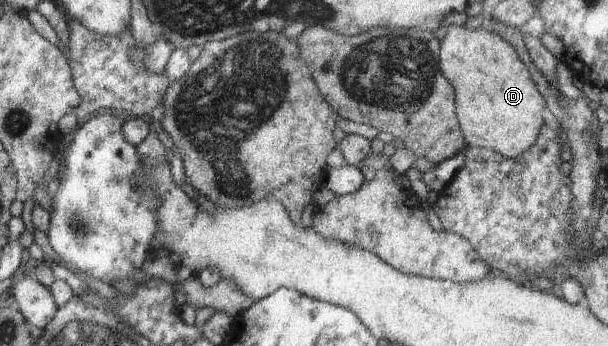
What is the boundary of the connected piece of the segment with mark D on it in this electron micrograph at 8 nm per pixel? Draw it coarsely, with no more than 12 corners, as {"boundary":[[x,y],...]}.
{"boundary":[[447,26],[437,66],[467,147],[514,159],[545,100],[505,40]]}

